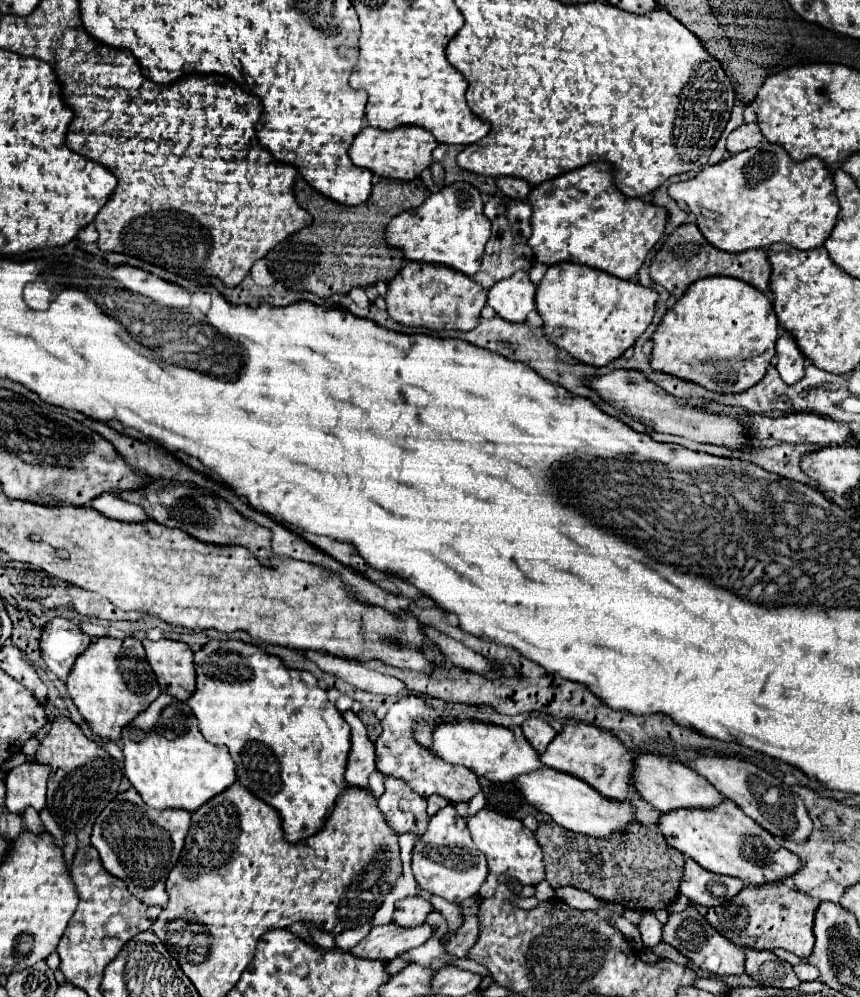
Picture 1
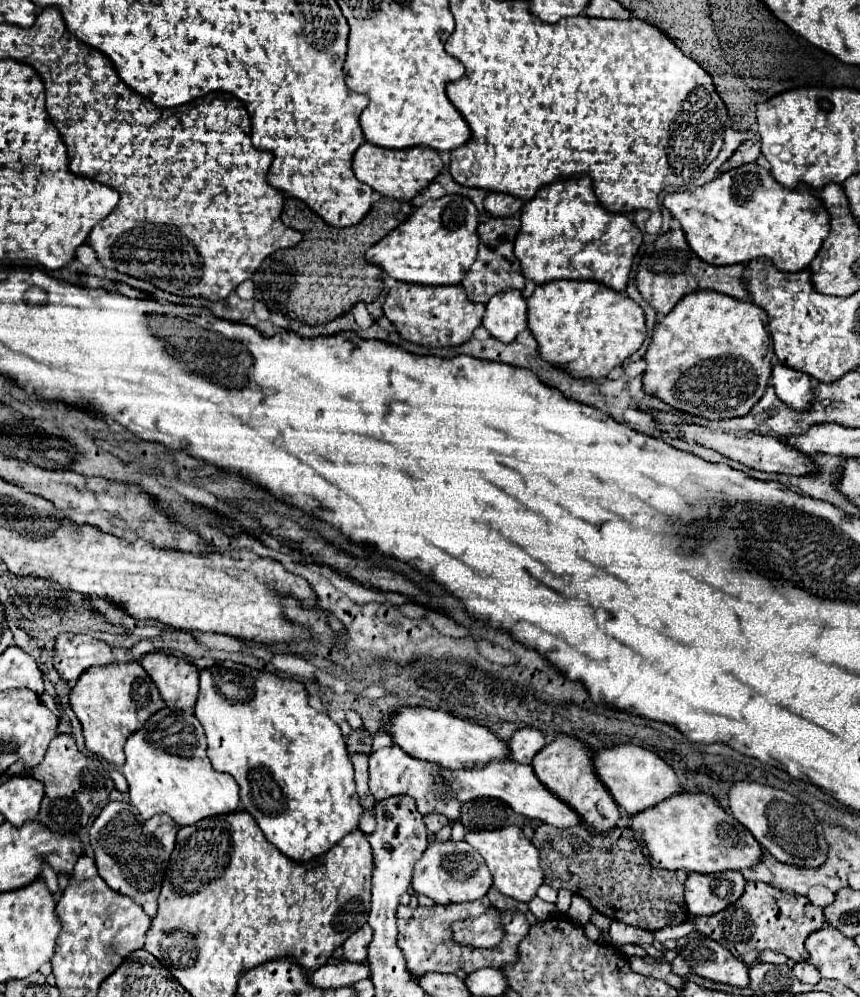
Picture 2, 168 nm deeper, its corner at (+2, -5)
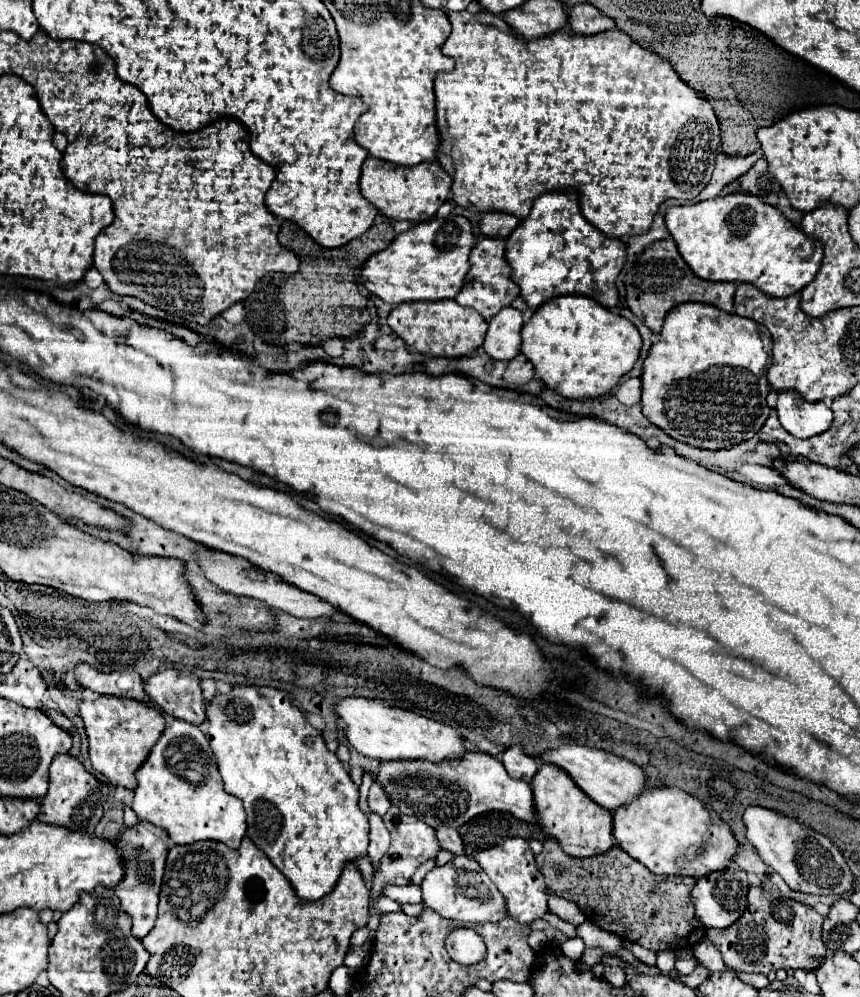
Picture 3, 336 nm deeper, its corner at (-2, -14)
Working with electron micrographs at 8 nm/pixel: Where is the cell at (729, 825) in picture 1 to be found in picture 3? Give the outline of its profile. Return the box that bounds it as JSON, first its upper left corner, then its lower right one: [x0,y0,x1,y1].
[612,787,740,877]

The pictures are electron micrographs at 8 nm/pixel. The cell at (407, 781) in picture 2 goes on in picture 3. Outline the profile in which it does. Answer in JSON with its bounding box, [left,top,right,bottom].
[368,779,390,815]

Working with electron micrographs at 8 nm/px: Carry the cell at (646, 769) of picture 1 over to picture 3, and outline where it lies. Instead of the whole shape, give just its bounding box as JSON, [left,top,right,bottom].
[542,745,646,811]

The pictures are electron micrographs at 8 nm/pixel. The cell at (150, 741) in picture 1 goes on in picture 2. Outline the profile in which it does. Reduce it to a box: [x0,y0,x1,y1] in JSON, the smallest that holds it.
[122,710,240,826]

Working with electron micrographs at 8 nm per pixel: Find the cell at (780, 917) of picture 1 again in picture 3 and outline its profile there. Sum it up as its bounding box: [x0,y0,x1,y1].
[706,887,826,973]

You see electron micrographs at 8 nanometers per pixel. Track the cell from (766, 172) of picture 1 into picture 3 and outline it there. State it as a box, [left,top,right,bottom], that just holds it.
[664,191,824,297]

